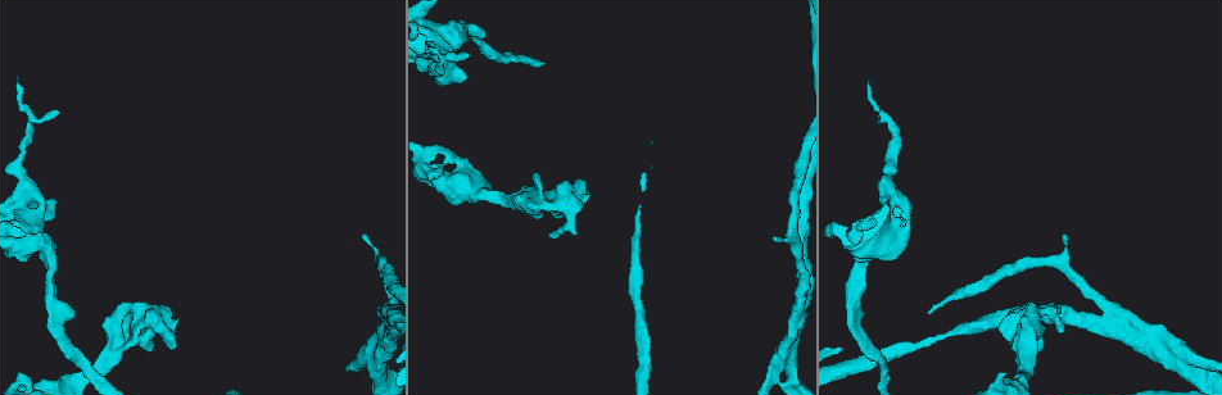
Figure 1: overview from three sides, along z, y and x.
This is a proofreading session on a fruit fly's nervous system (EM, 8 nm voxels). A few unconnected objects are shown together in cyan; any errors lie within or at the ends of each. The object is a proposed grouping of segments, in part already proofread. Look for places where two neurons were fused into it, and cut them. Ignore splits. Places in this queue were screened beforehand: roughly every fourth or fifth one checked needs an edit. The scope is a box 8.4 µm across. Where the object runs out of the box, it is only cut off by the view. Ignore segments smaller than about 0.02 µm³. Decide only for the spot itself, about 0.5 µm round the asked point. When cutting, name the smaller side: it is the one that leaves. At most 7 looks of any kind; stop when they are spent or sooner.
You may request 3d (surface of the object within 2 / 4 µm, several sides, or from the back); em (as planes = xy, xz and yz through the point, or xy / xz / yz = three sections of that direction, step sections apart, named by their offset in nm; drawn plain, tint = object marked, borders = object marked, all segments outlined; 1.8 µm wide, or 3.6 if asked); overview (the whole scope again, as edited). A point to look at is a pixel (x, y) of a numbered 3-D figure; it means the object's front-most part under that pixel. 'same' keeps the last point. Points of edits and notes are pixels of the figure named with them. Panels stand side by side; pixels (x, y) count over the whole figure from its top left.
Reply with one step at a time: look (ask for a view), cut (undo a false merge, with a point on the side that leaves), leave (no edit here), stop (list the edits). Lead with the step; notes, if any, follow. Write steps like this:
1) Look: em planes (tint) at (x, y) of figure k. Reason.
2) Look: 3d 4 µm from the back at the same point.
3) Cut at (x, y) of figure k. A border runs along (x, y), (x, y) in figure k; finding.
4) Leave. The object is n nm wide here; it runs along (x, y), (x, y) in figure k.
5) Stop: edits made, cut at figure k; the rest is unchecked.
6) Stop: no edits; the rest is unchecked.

Look: em planes (tint) at (524, 199) of figure 1. Branch point.

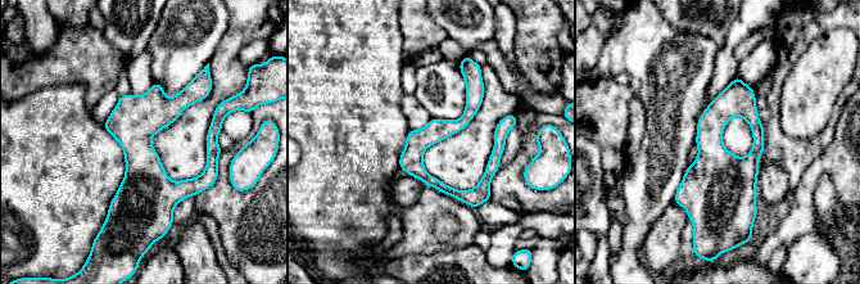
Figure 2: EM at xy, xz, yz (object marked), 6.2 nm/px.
Leave. The object is 150 nm wide here; continuous, no second neuron.

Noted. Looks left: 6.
Look: 3d 4 µm at (30, 231) of figure 1. Sharp bend.

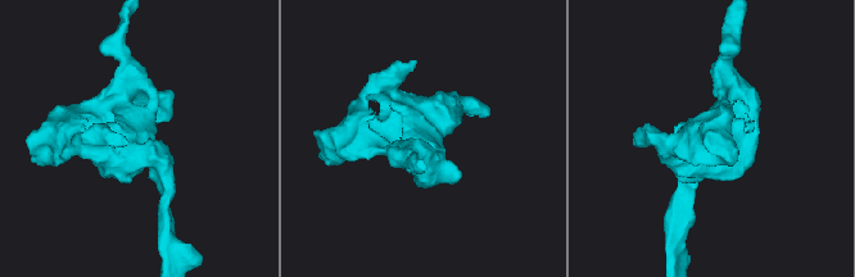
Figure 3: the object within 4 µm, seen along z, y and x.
Look: em 3.6 µm planes (tint) at (139, 142) of figure 3. Shape alone is not enough.

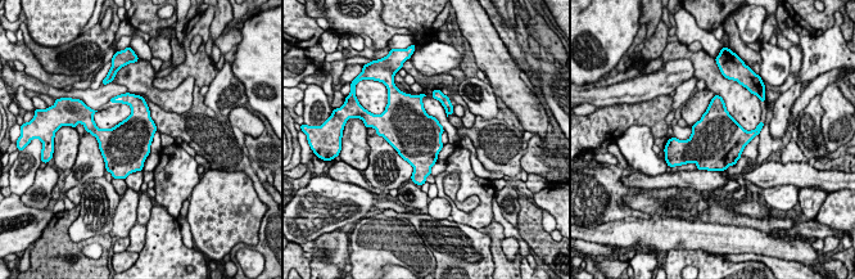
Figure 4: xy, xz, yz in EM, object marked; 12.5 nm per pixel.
Leave. All the same neuron.

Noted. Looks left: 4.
Look: em xz step 16 (tint) at (377, 367) of figure 1.

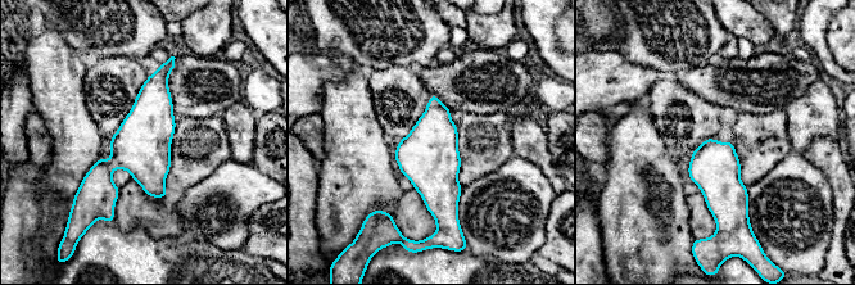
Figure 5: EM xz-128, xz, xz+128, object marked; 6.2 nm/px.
Look: em planes (borders) at the same point. Another direction.

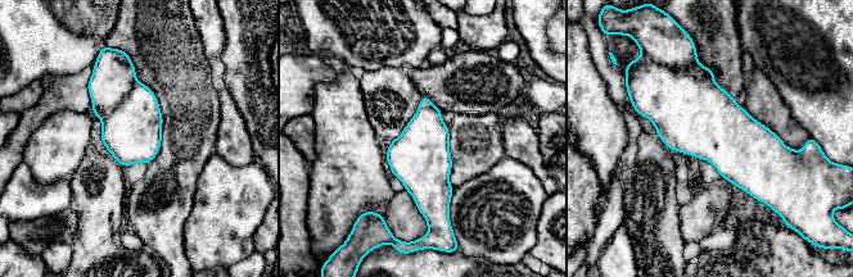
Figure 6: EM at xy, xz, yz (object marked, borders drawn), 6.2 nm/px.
Cut at (664, 41) of figure 6. Two neurons meet here.

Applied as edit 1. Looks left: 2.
Stop: edits made, cut at figure 6; the rest is unchecked.

